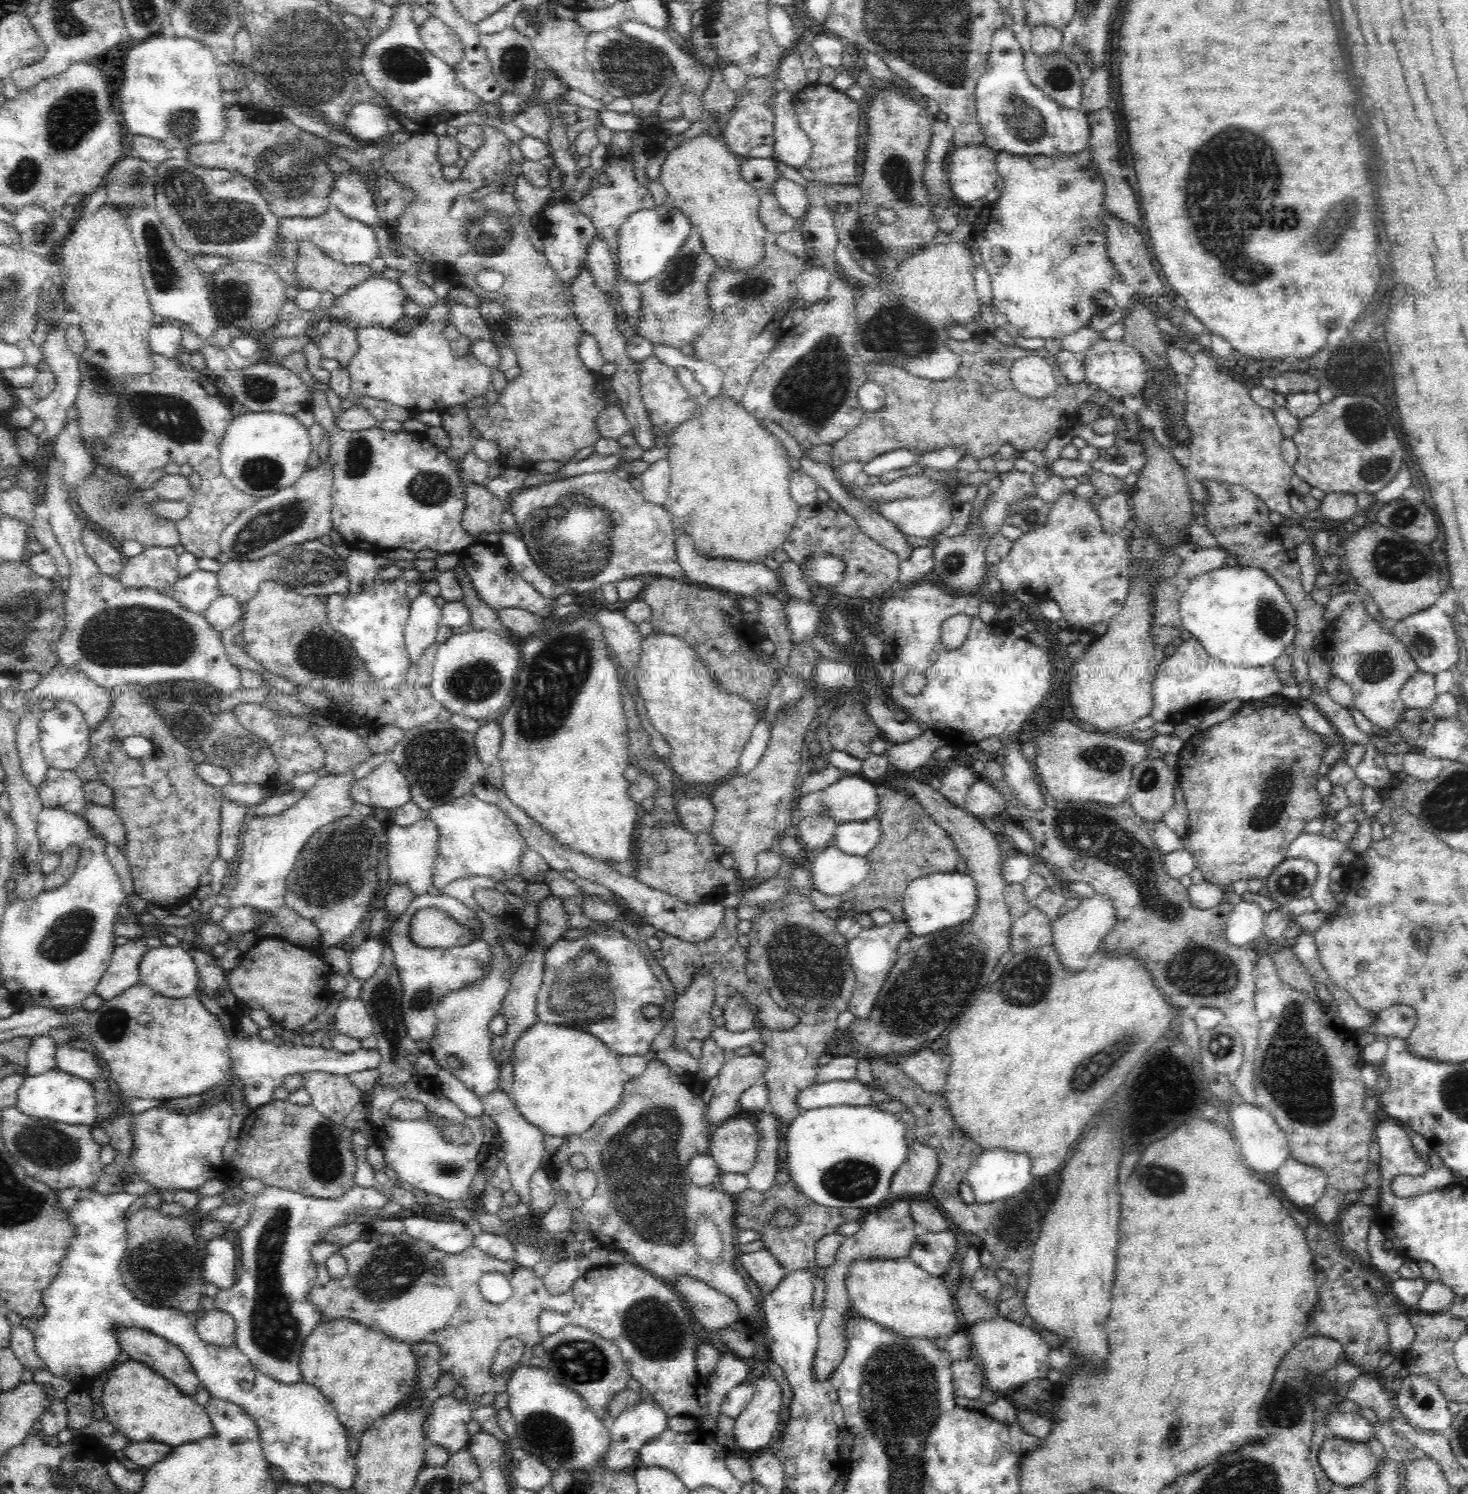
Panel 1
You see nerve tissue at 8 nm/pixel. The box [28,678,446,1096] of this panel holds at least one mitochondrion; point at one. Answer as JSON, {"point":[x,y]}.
{"point":[337,872]}

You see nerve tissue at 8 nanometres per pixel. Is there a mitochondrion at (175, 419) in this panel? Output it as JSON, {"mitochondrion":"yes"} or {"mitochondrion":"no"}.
{"mitochondrion":"yes"}

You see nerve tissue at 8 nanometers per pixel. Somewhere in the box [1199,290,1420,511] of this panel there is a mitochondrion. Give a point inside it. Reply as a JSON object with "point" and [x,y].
{"point":[1377,467]}

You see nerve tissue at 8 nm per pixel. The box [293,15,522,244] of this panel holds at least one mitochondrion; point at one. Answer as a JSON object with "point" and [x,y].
{"point":[406,64]}

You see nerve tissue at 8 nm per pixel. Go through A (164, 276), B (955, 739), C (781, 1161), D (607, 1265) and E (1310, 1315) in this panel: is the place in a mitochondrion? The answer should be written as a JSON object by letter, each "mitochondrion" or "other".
{"A":"mitochondrion","B":"other","C":"other","D":"other","E":"other"}

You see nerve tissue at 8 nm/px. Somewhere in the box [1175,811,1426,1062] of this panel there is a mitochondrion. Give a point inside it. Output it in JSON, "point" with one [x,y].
{"point":[1290,883]}

